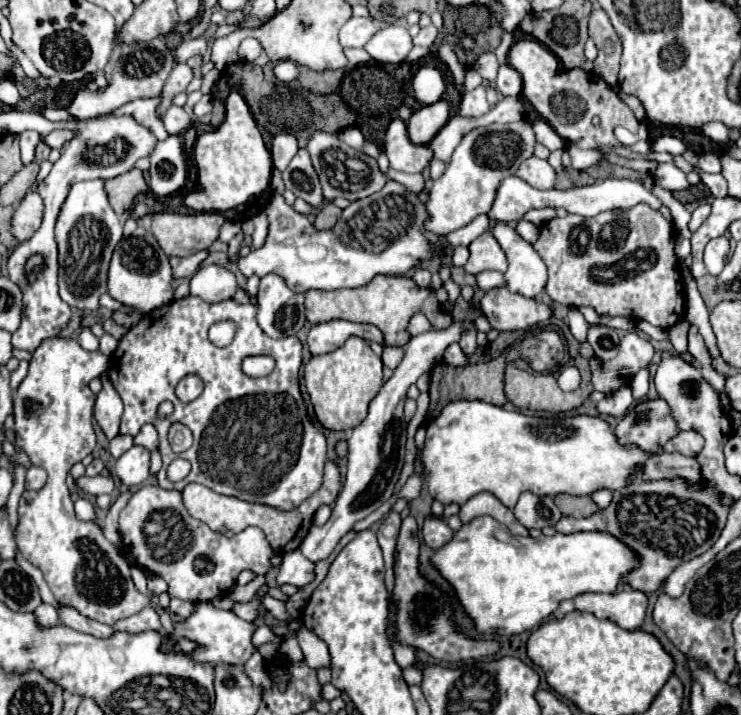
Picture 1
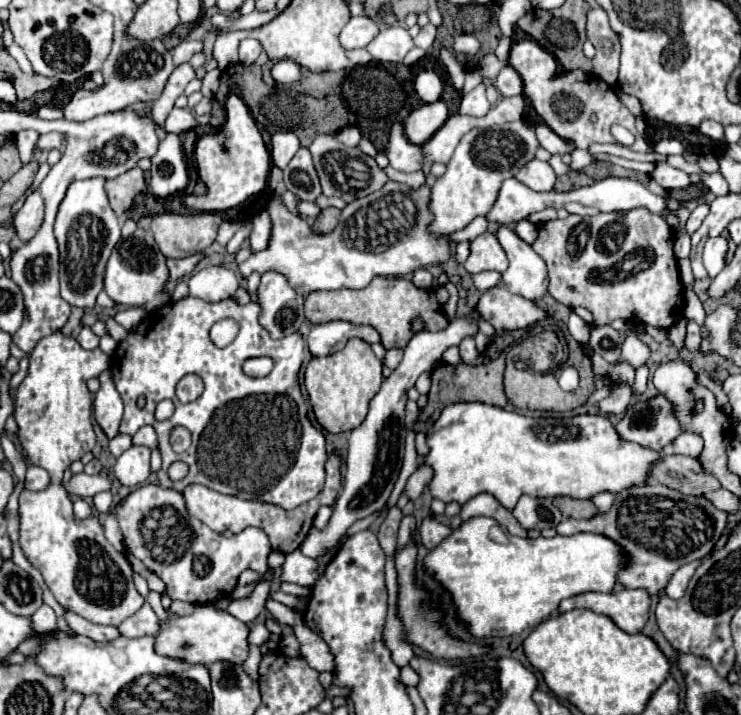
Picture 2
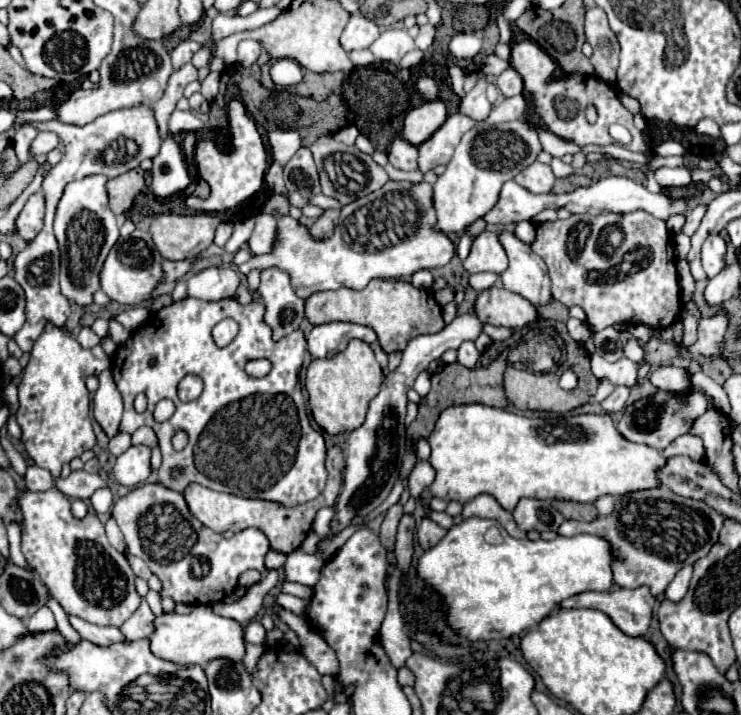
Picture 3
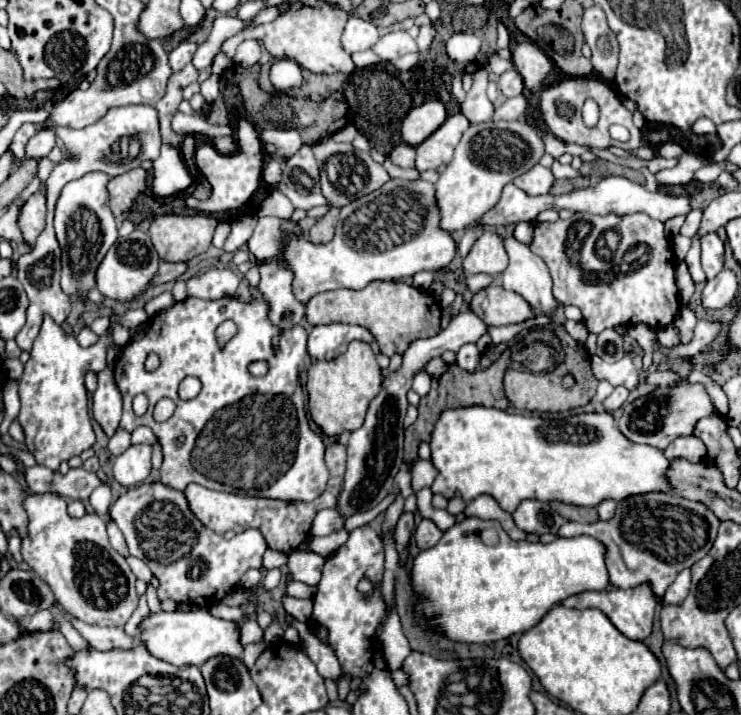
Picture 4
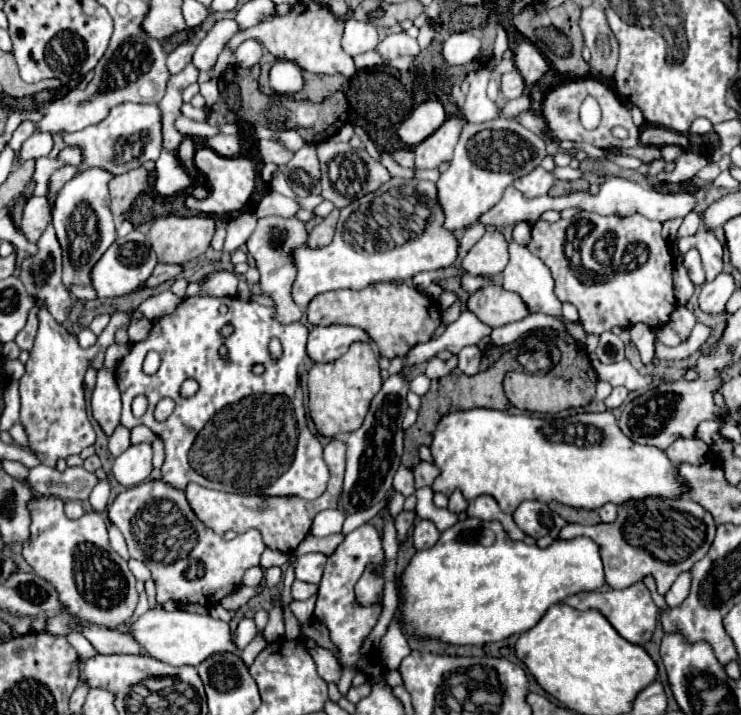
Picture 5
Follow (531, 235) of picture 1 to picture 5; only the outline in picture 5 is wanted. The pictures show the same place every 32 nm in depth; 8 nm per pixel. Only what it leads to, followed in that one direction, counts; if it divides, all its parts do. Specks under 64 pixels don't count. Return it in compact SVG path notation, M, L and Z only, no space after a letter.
M520 222L520 224L516 224L514 226L514 232L512 232L512 240L516 242L516 244L528 244L528 240L530 240L530 224L526 224L526 222Z

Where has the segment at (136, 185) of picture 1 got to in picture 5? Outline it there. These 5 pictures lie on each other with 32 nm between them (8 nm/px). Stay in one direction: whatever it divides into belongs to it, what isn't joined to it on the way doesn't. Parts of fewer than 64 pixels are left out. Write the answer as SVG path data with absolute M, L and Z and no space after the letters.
M136 168L110 180L110 210L114 216L126 212L140 192L148 192L146 168Z

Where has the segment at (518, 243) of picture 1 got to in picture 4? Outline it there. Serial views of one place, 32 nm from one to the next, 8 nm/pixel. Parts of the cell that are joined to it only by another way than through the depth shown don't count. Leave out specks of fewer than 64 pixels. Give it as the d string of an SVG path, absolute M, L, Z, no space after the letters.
M506 238L506 252L510 256L508 268L502 272L502 286L520 294L534 312L554 312L558 300L552 294L552 278L548 266L530 252L526 244Z

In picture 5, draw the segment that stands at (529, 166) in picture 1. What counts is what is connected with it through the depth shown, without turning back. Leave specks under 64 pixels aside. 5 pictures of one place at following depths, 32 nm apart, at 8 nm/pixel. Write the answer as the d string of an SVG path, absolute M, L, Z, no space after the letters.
M534 168L528 176L514 180L514 188L520 190L526 198L536 198L536 196L548 194L552 184L554 184L554 178L544 168Z

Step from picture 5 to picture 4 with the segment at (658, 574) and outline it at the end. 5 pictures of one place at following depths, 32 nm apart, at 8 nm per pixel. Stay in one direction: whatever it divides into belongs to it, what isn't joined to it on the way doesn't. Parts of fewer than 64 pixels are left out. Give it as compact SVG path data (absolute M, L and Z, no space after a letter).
M652 492L648 496L632 496L622 500L616 516L608 522L596 524L566 522L558 536L574 538L580 534L592 536L606 548L608 580L616 588L632 588L636 584L652 582L654 594L664 596L666 588L674 582L678 572L690 568L704 558L716 540L720 520L700 502L680 498L676 494Z

